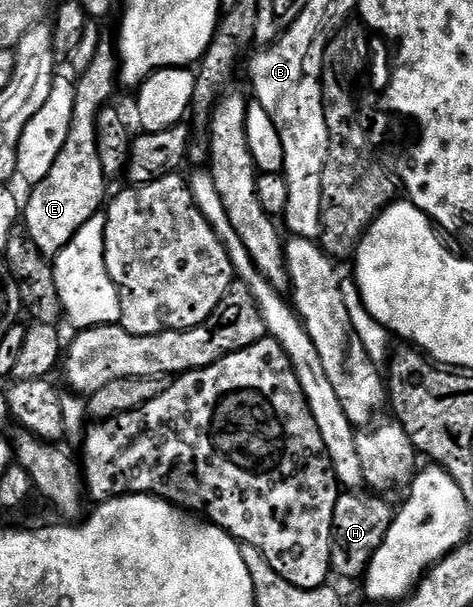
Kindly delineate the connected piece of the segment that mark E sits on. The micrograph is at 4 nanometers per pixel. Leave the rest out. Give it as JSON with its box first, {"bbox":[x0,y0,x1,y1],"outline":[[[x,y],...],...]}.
{"bbox":[24,40,120,259],"outline":[[[99,40],[92,63],[83,73],[77,74],[72,103],[72,127],[68,127],[68,139],[52,163],[52,171],[33,186],[30,198],[24,201],[24,224],[32,243],[40,247],[44,256],[51,259],[107,204],[108,178],[100,167],[100,151],[96,151],[96,119],[102,108],[109,106],[114,97],[114,88],[120,85],[118,50],[113,40]]]}

